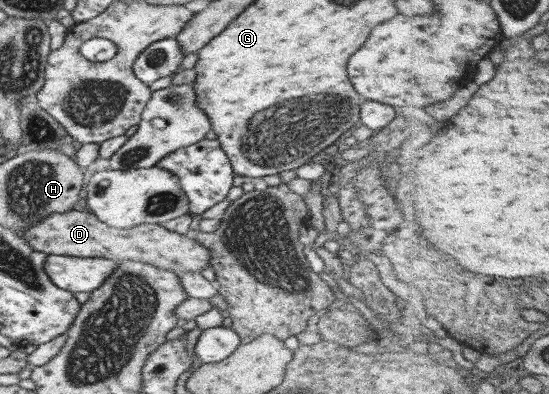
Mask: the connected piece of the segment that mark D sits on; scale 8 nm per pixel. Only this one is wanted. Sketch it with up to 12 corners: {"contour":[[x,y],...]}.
{"contour":[[87,209],[20,232],[46,255],[202,272],[210,251],[160,224],[112,228]]}

